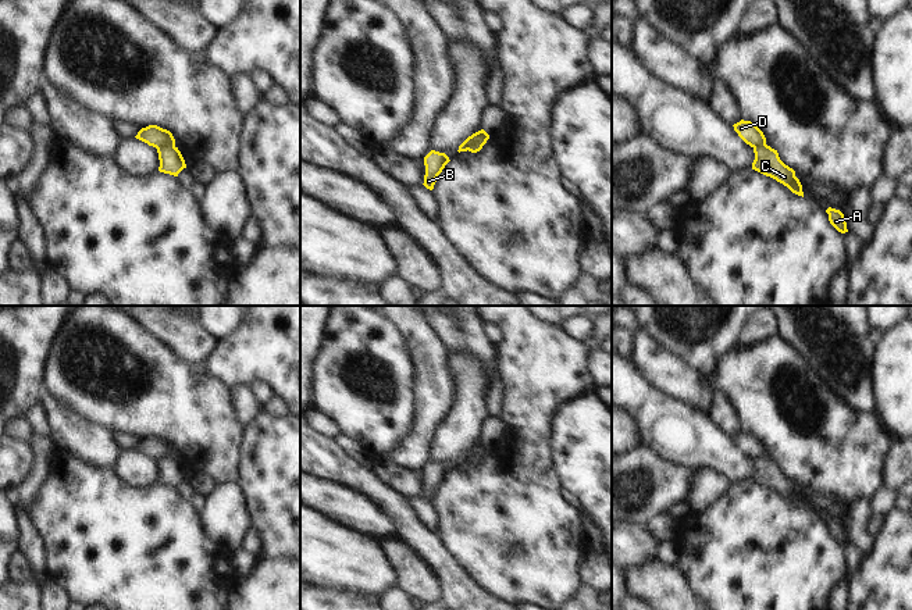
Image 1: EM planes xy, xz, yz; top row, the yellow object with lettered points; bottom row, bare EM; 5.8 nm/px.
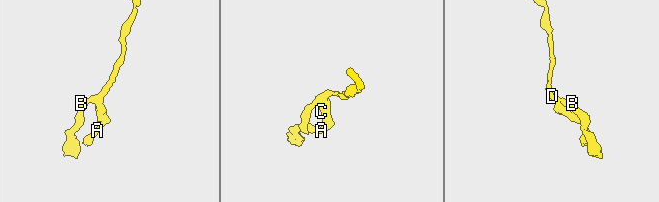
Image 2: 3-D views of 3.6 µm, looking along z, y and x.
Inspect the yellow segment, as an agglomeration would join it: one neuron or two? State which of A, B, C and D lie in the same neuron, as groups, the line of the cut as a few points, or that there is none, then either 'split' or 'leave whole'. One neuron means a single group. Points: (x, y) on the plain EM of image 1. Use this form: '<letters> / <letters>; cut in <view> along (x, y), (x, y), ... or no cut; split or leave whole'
A C / B D; cut in xz along (485, 450), (477, 449), (467, 460); split

